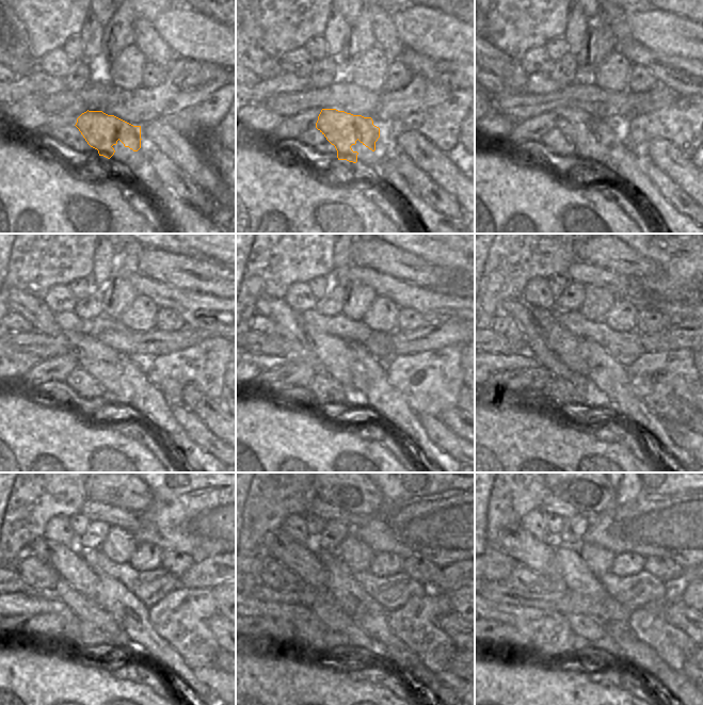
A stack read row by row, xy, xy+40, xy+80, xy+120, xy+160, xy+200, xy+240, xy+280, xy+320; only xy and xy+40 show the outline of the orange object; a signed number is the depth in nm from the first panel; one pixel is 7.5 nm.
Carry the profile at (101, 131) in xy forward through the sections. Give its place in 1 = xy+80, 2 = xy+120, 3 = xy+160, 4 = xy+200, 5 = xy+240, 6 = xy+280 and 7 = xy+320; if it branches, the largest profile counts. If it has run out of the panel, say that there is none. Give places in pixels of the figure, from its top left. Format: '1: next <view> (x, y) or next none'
1: next xy+80 (581, 129)
2: next xy+120 (104, 364)
3: next xy+160 (334, 353)
4: next xy+200 (560, 341)
5: next xy+240 (66, 560)
6: next xy+280 (303, 559)
7: next xy+320 (540, 557)

